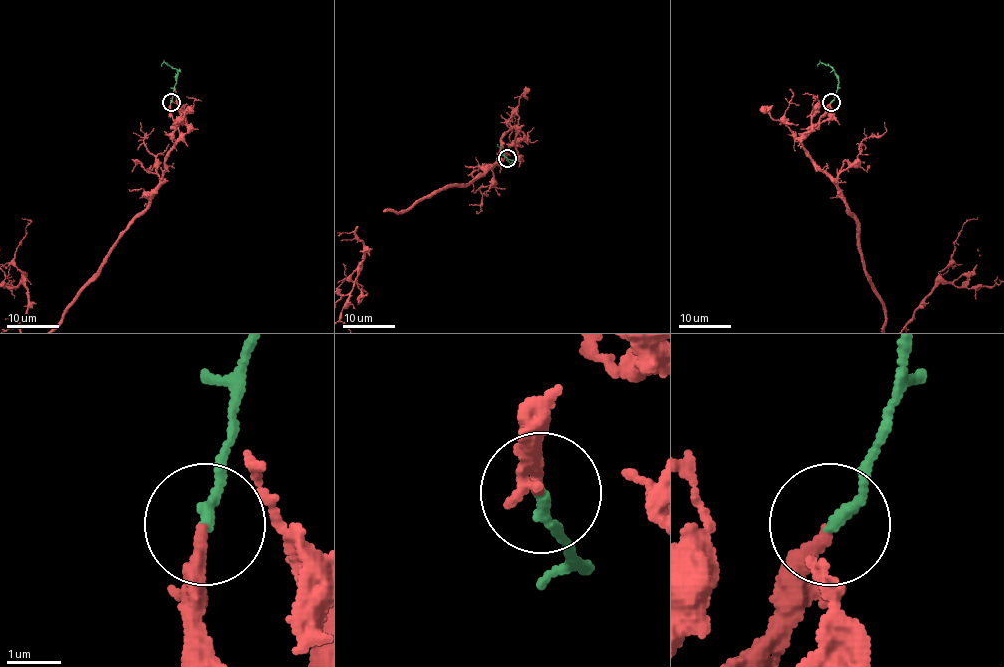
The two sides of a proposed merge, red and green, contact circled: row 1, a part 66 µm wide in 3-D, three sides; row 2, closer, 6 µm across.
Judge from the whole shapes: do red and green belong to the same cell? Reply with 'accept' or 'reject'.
accept

